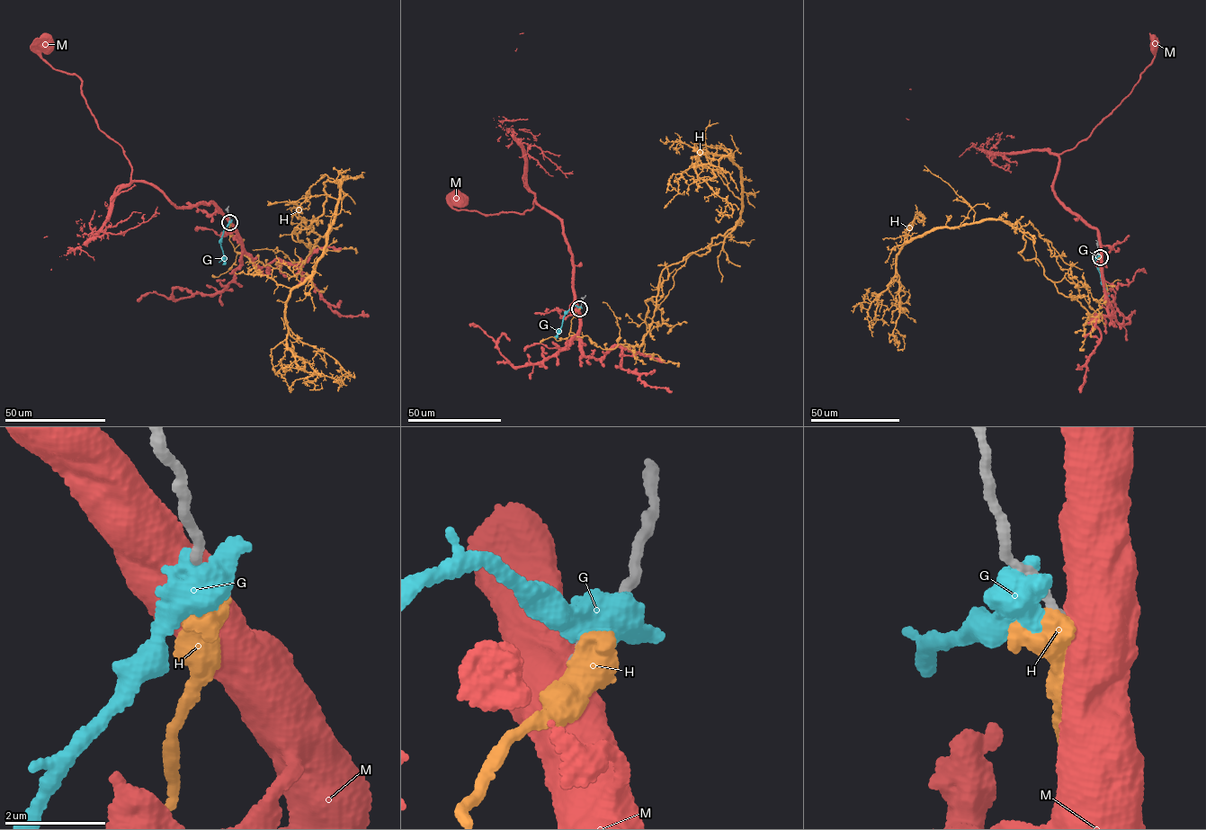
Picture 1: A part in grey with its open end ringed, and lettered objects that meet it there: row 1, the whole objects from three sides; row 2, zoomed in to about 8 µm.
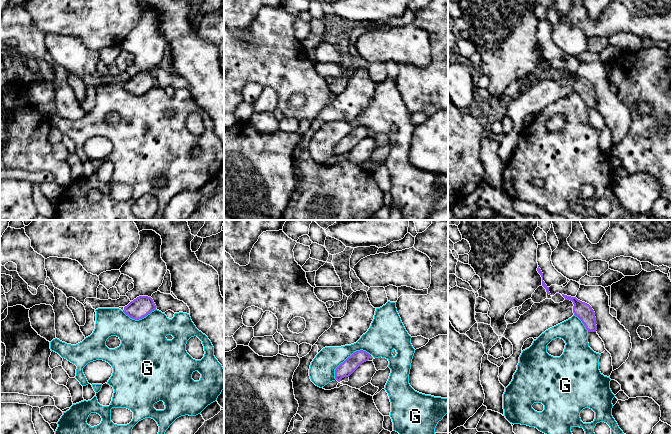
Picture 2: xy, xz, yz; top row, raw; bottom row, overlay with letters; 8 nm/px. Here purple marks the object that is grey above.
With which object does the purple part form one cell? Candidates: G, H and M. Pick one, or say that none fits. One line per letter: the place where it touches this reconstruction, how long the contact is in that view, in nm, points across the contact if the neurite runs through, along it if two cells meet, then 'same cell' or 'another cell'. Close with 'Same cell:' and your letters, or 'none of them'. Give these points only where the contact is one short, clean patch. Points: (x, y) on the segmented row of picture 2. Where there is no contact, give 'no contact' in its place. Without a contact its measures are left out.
G: xz (348, 357) | 360 nm | another cell
H: no contact | same cell
M: no contact | another cell
Same cell: H

